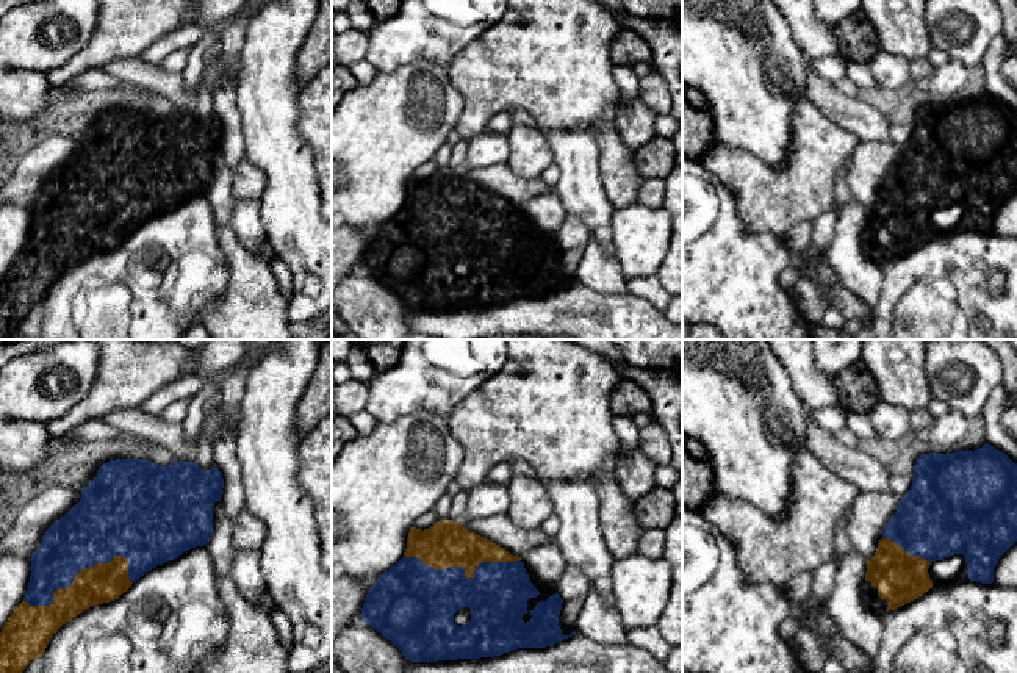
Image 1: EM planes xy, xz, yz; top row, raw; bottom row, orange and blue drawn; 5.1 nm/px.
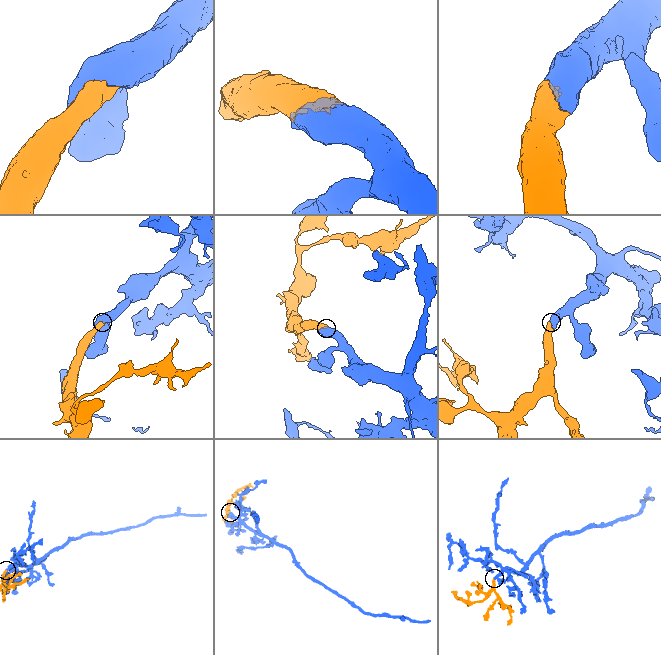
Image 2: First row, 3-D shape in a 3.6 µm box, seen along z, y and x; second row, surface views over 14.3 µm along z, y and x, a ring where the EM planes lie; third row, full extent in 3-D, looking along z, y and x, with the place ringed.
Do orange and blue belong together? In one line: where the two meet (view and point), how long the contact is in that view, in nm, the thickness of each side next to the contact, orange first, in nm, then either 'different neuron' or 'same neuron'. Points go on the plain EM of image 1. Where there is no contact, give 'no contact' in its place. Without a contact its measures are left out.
contact xy (72, 230); length 600 nm; calibres 200 and 300 nm; same neuron

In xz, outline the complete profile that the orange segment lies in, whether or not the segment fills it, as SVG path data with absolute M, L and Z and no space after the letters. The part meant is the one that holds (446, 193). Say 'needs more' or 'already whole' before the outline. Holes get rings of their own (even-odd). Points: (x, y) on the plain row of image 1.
needs more; M441 169L424 180L410 178L404 207L371 236L363 252L361 269L391 290L410 311L494 307L518 297L546 297L576 283L562 283L559 265L563 249L559 243L527 260L527 250L538 244L521 207L469 182L458 171ZM463 257L471 258L471 269L457 275L454 263Z

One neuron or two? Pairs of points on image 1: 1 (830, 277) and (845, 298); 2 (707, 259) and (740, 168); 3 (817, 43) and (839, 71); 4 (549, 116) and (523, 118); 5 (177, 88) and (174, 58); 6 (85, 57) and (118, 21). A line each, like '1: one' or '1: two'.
1: one
2: two
3: two
4: two
5: two
6: one

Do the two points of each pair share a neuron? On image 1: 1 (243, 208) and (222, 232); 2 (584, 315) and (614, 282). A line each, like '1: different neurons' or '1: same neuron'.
1: different neurons
2: different neurons

